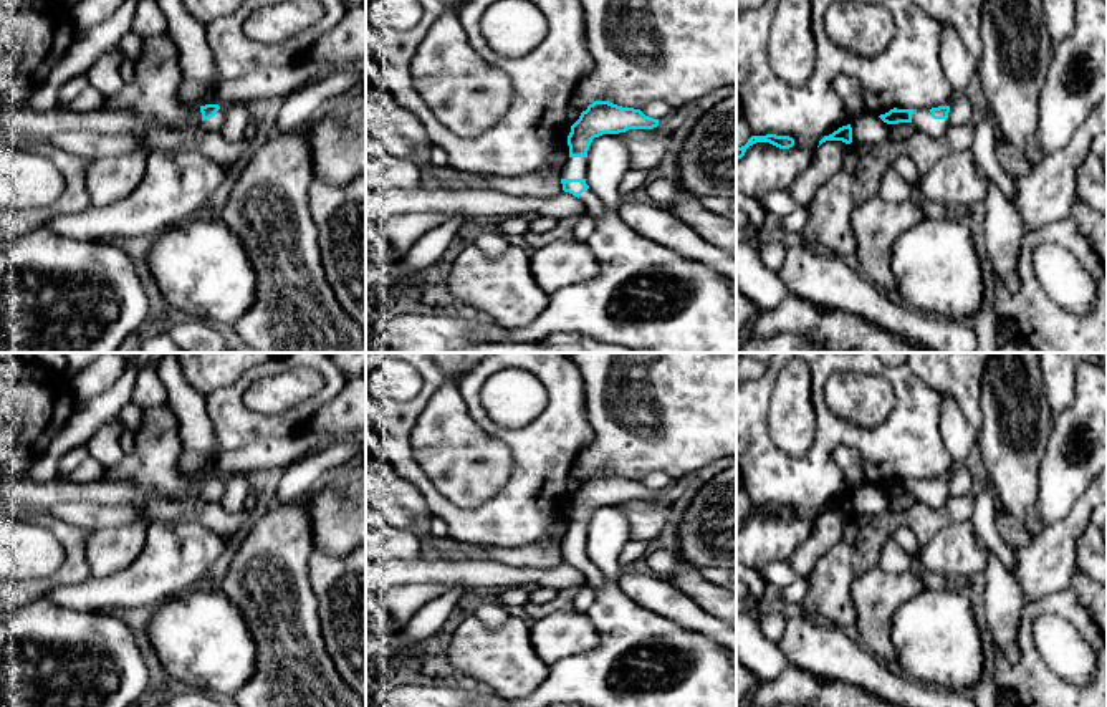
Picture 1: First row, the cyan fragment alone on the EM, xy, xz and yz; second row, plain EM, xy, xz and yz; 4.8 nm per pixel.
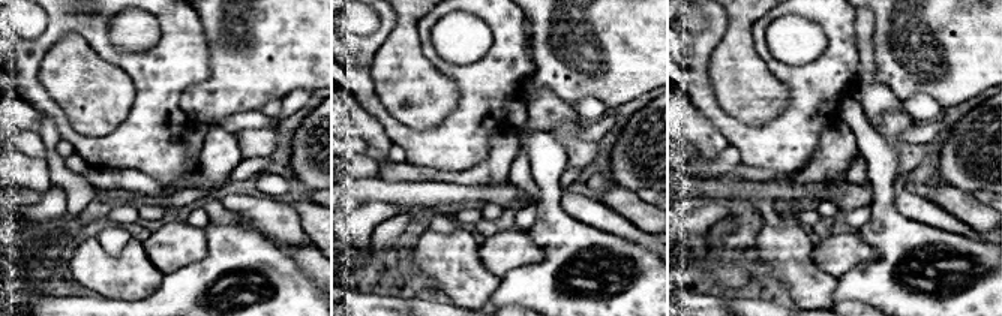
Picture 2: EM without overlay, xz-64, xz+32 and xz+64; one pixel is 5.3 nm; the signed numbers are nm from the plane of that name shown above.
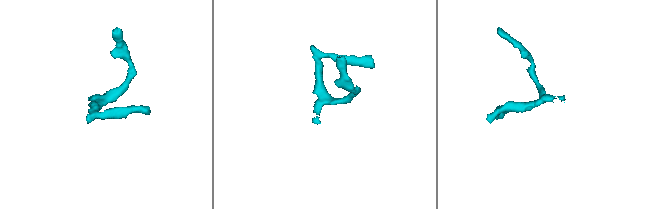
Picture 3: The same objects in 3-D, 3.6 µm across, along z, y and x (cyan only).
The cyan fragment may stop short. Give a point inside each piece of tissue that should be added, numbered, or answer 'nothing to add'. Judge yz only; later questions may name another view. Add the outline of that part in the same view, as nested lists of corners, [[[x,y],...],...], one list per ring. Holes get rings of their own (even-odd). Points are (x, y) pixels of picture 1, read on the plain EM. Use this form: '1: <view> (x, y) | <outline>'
1: yz (922, 490) | [[[915,480],[912,485],[912,495],[928,507],[943,507],[951,497],[948,490],[933,490],[930,480]]]

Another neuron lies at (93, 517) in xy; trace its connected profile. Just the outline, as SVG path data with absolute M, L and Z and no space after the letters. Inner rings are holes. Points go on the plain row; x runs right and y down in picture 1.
M81 502L53 505L40 518L60 520L89 530L121 527L136 520L151 523L144 510L132 505L88 505Z

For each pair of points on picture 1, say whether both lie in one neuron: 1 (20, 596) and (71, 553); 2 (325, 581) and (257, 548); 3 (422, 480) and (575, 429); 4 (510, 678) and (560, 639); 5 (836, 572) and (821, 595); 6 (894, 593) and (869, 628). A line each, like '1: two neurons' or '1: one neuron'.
1: one neuron
2: two neurons
3: one neuron
4: two neurons
5: one neuron
6: one neuron

